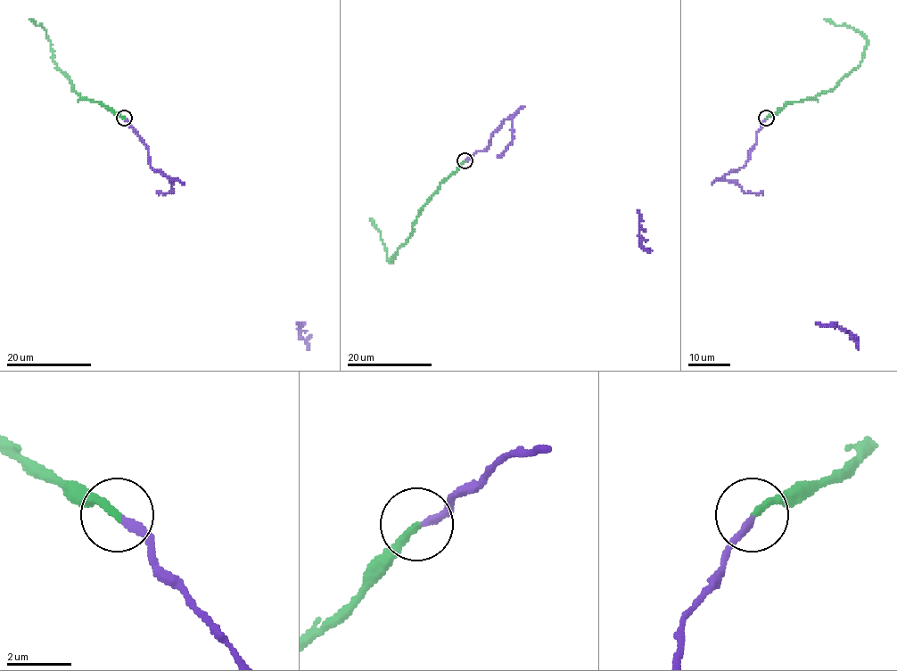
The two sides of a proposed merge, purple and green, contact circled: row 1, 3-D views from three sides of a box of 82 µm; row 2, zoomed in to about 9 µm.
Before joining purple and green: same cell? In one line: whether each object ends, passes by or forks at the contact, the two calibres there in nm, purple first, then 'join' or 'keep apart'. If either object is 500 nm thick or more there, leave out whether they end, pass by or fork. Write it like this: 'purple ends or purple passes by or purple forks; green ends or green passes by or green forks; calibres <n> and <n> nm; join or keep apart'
purple ends; green ends; calibres 240 and 240 nm; join

